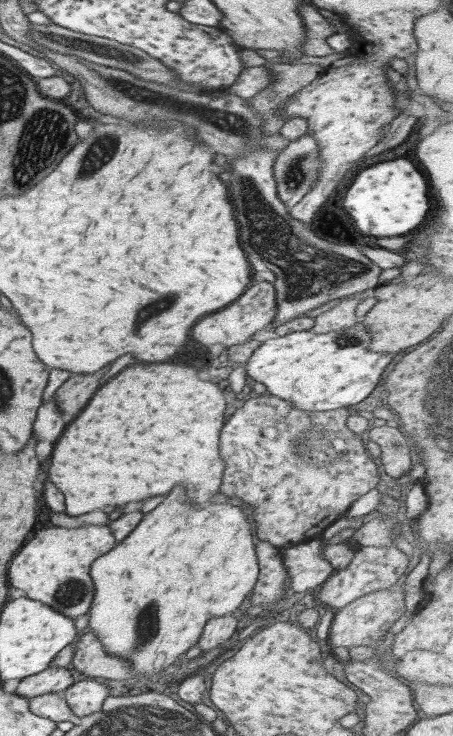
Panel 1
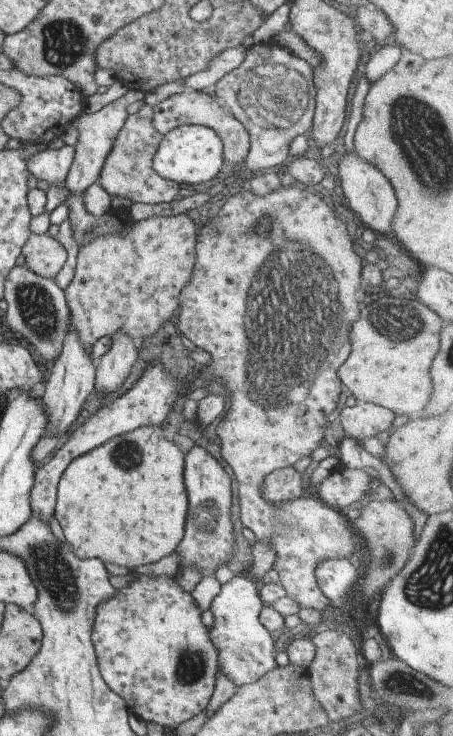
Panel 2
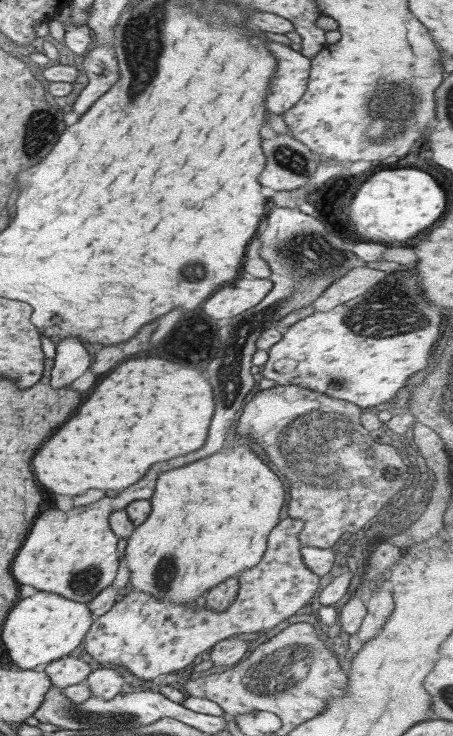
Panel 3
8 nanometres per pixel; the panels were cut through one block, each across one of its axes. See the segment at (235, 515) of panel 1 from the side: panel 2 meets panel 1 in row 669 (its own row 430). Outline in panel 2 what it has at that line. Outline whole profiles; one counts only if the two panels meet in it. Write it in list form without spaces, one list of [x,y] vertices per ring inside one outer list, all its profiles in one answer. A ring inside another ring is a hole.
[[[164,425],[137,428],[70,462],[57,488],[55,517],[74,556],[98,558],[104,564],[125,566],[134,572],[138,566],[158,562],[177,550],[185,535],[189,506],[184,486],[185,455],[171,440],[171,433]]]

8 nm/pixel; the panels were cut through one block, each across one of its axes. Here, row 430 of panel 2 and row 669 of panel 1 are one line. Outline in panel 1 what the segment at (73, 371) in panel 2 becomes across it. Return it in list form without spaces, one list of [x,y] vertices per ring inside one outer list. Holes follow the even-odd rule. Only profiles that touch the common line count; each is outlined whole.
[[[49,666],[42,672],[21,679],[15,693],[31,699],[52,692],[64,693],[73,684],[74,678],[70,670],[64,666]]]

